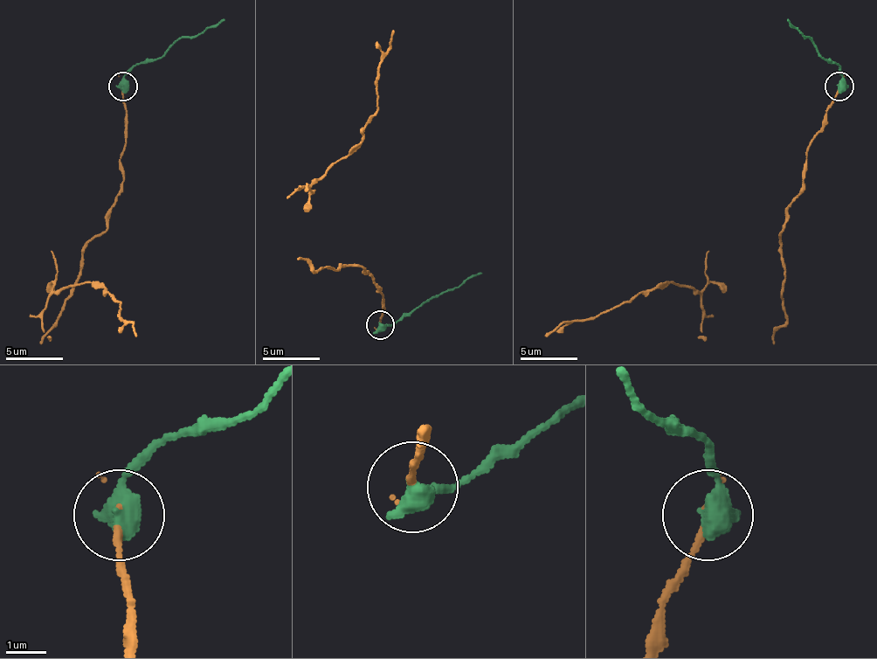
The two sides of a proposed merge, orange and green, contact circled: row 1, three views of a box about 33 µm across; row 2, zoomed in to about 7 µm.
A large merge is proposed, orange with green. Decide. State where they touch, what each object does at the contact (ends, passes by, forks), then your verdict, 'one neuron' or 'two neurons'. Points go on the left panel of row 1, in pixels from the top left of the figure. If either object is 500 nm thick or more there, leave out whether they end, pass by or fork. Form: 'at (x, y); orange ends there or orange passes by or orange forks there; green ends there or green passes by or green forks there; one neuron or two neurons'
at (123, 86); two neurons

